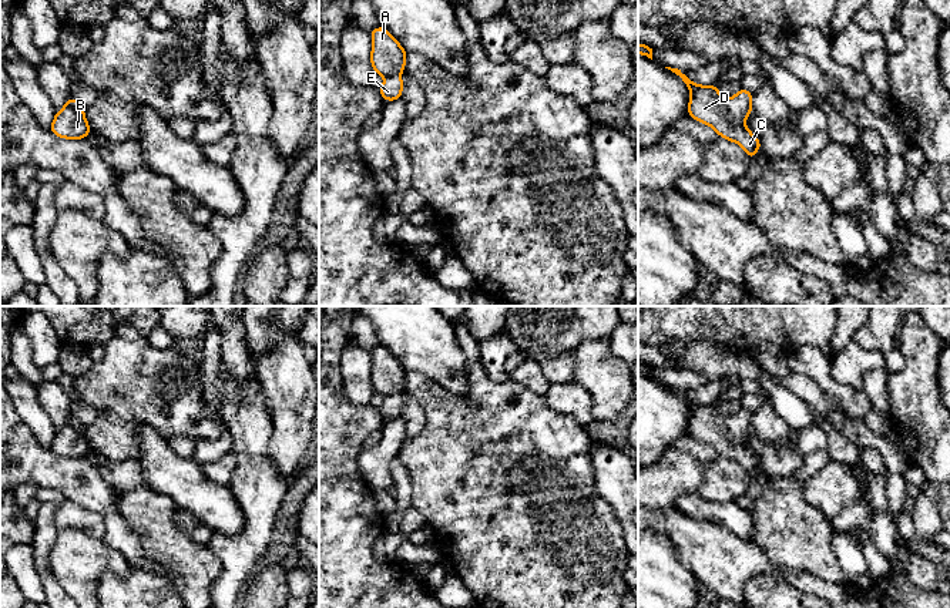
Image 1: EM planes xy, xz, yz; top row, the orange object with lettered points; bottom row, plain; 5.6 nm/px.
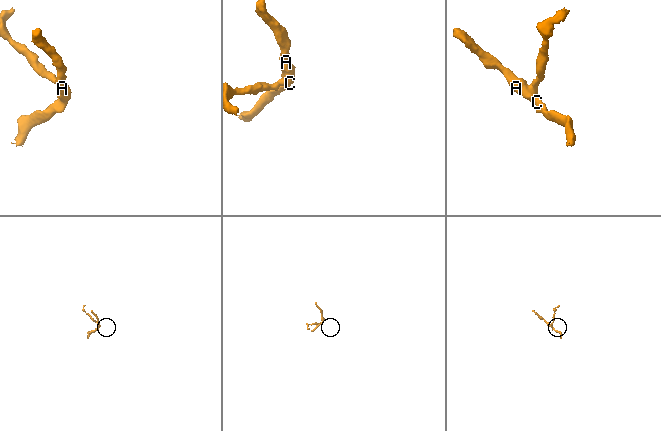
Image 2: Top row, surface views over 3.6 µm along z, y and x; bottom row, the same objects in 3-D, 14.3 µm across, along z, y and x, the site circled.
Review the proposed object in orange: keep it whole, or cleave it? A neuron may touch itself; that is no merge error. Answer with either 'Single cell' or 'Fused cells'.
Fused cells

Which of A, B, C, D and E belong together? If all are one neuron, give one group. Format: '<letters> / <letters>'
A B C D / E

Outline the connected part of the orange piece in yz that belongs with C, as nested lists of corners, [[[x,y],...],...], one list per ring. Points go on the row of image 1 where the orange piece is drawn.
[[[665,67],[675,73],[689,88],[691,100],[688,103],[688,115],[694,120],[711,125],[719,137],[726,138],[731,142],[739,144],[752,159],[761,142],[746,127],[731,117],[726,110],[726,100],[719,94],[718,87],[698,85],[692,83],[684,71],[678,68]]]

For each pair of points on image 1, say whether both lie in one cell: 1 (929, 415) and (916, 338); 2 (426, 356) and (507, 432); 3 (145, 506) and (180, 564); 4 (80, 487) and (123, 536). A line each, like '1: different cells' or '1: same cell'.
1: same cell
2: different cells
3: same cell
4: same cell

